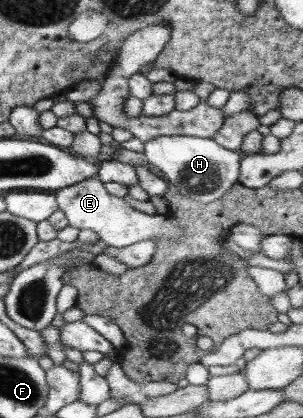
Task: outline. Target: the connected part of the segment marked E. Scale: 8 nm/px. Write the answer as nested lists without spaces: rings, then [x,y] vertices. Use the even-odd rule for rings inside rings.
[[[97,176],[86,178],[72,186],[65,186],[54,193],[57,207],[66,215],[68,224],[80,230],[97,232],[107,246],[124,248],[141,240],[177,240],[182,234],[179,224],[172,217],[158,213],[150,215],[134,209],[123,198],[111,195]]]

